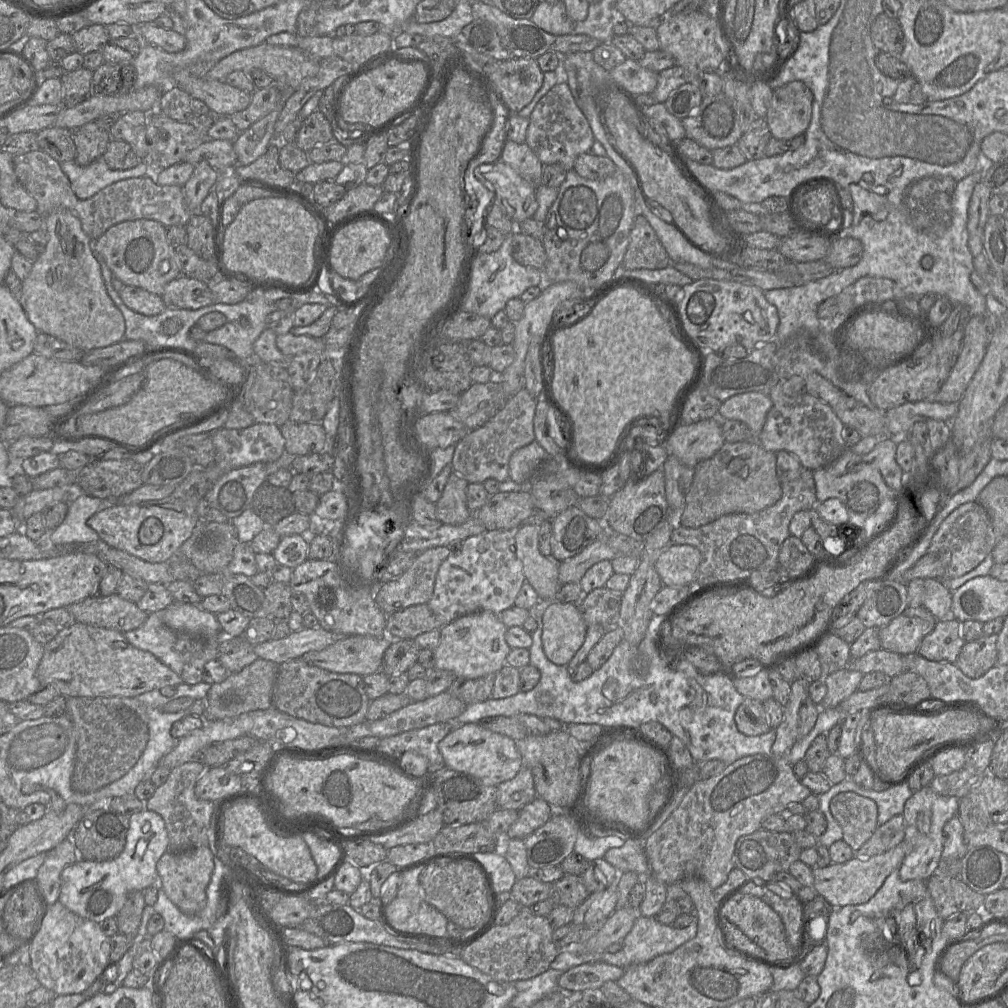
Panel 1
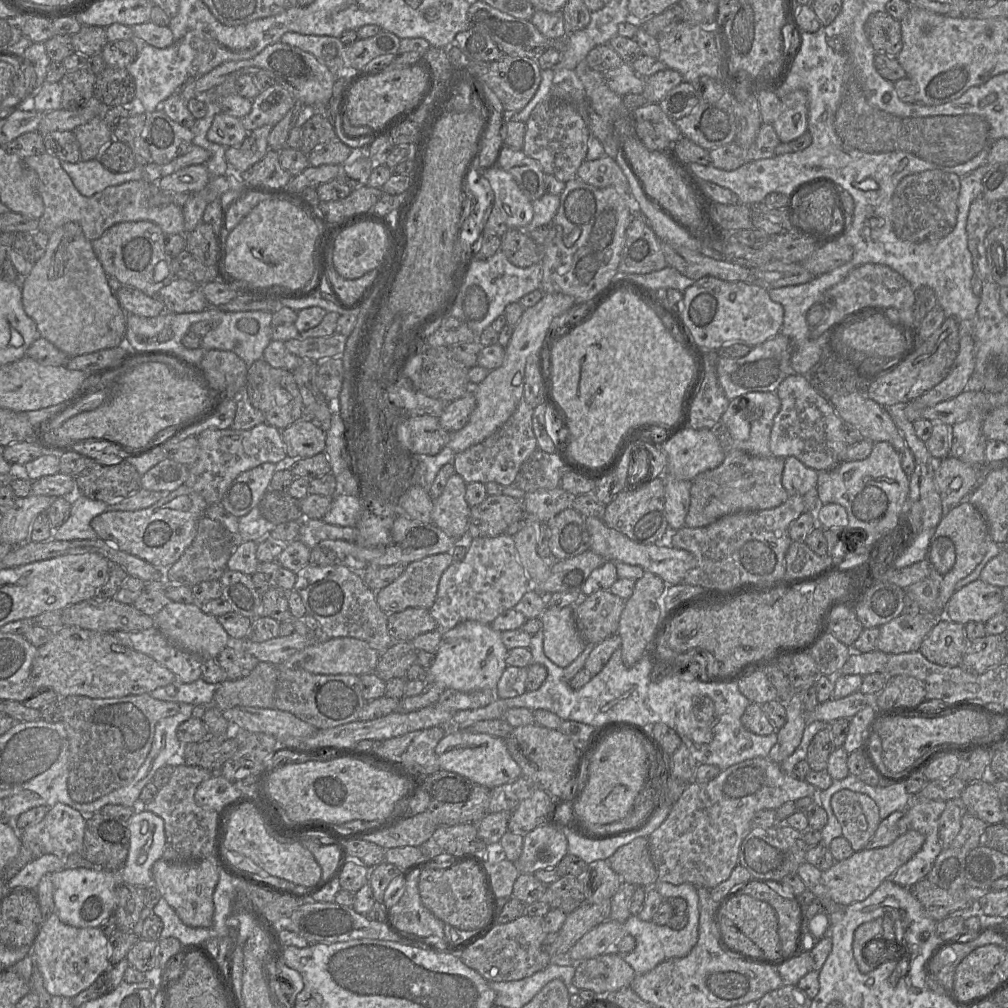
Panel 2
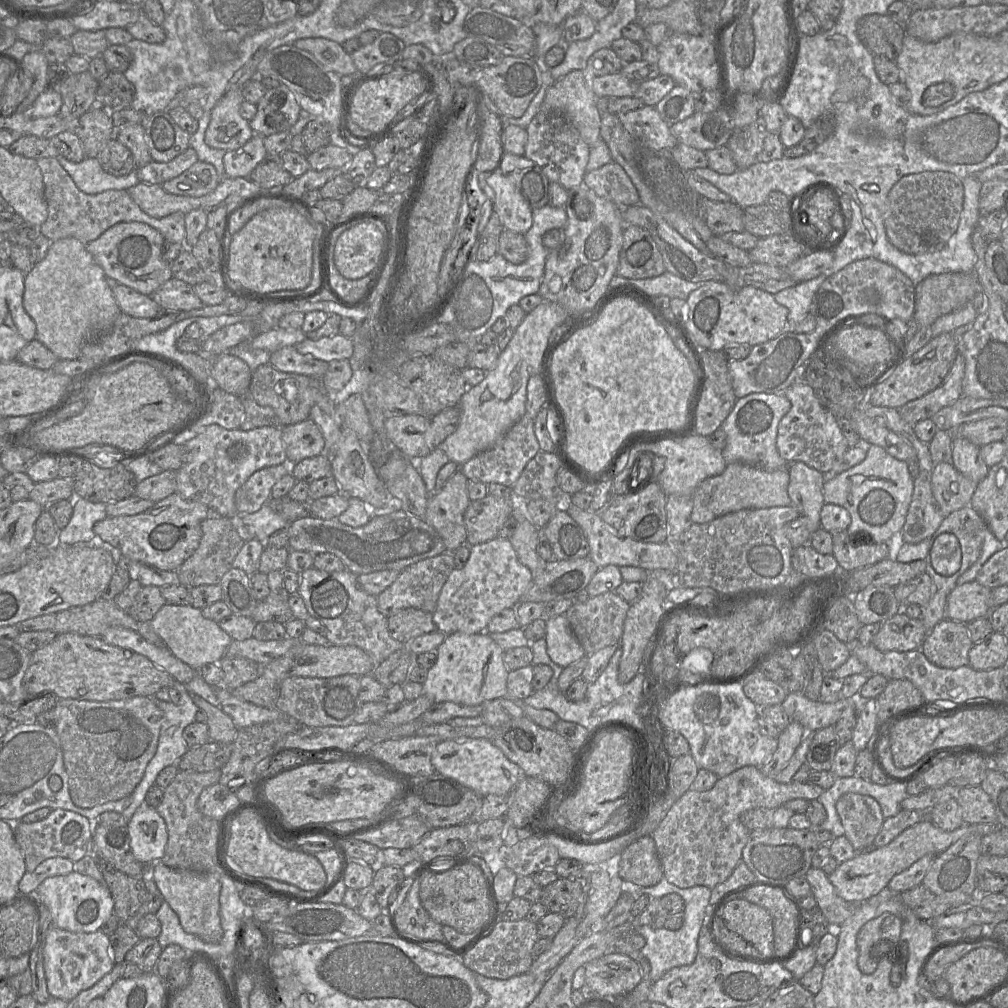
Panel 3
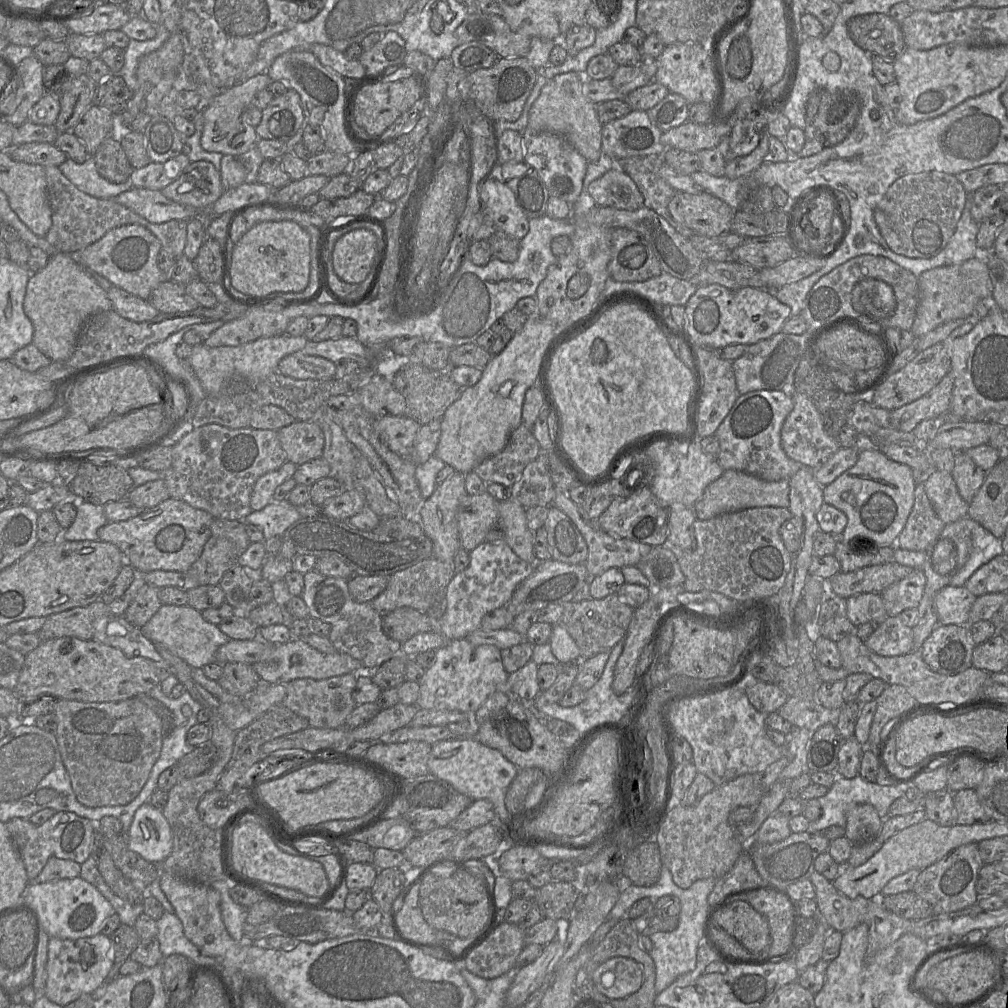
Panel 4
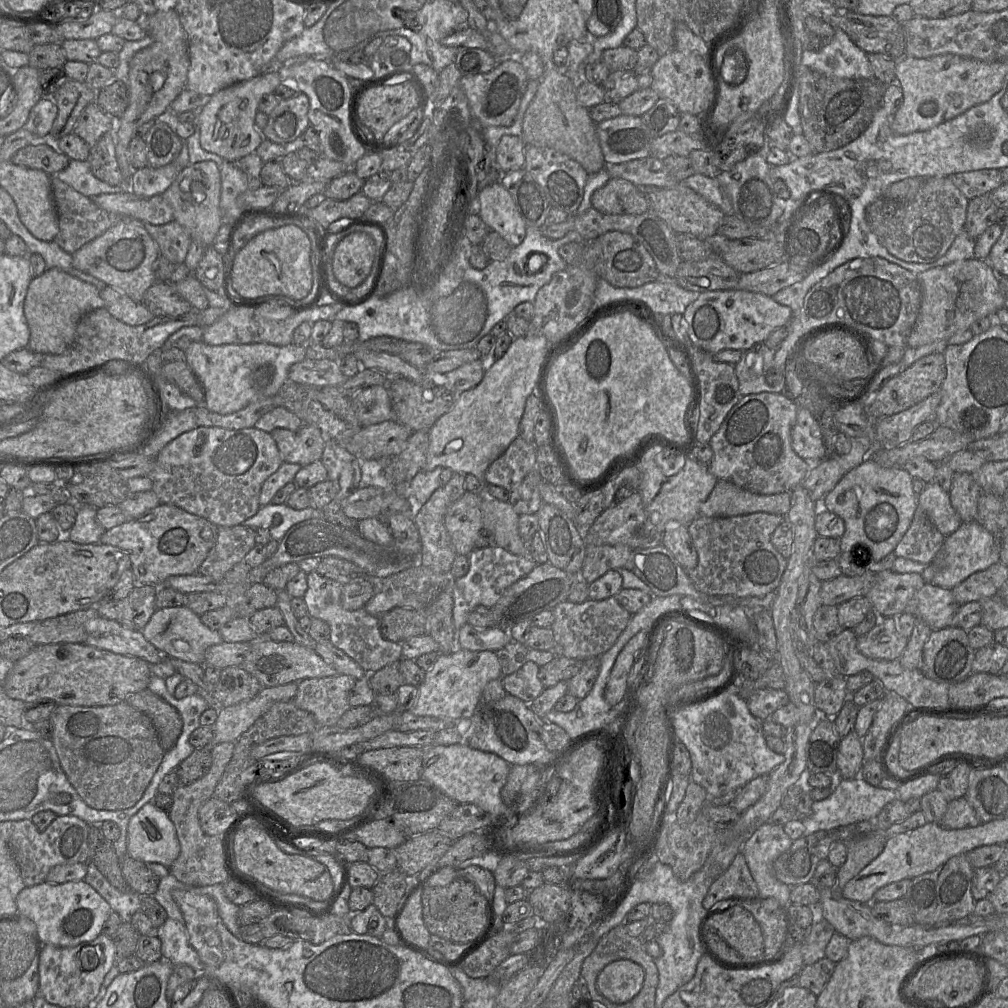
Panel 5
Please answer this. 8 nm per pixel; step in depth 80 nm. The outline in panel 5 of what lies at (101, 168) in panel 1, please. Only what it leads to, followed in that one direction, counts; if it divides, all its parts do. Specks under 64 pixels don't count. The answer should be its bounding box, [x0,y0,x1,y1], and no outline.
[56,159,121,196]

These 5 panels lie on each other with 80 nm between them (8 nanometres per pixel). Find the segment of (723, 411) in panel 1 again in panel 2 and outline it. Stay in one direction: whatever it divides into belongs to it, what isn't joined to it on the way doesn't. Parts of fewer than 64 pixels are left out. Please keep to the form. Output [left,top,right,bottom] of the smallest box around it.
[721,392,780,457]

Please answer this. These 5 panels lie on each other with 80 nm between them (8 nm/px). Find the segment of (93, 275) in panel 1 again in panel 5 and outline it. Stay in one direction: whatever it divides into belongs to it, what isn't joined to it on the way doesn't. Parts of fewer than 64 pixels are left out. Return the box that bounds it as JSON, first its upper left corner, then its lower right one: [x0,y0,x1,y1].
[24,268,104,354]

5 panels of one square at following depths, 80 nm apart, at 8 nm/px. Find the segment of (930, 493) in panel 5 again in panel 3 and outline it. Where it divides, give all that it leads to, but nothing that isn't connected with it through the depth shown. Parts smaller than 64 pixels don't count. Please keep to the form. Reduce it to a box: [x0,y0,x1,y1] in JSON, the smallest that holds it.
[931,462,977,517]

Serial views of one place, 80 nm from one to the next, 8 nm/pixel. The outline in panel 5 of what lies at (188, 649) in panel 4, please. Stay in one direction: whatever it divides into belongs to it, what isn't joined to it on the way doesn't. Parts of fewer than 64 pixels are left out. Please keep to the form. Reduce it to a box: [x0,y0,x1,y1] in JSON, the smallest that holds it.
[142,606,223,665]

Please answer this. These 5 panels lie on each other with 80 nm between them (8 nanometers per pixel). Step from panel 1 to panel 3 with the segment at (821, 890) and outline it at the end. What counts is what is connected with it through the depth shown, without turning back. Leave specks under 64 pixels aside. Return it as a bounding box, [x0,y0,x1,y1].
[828,817,999,902]

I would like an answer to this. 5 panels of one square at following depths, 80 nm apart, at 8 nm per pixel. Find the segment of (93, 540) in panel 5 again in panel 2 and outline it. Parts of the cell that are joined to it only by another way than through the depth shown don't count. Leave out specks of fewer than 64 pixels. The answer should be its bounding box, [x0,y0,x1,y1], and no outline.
[52,493,108,541]

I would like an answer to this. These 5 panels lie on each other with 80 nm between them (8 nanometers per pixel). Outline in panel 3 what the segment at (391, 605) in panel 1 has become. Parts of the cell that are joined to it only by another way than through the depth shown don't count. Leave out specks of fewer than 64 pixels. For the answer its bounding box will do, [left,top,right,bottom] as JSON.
[376,551,453,617]

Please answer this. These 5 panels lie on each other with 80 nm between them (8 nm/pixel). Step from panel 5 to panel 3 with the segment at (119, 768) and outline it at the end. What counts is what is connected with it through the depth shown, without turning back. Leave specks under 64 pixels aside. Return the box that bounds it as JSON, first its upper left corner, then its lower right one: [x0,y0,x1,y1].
[55,697,164,808]

